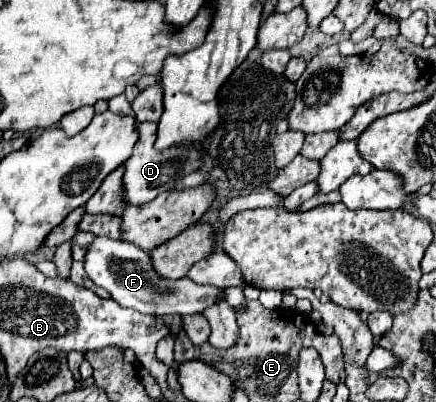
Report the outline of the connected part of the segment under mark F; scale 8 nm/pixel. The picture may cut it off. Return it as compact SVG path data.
M95 236L85 254L85 272L101 288L105 288L117 304L123 308L135 308L139 312L165 316L165 314L201 314L205 308L225 300L221 288L213 285L199 285L187 278L163 280L155 276L151 268L151 258L141 248L127 244L123 240L113 240L107 236Z

